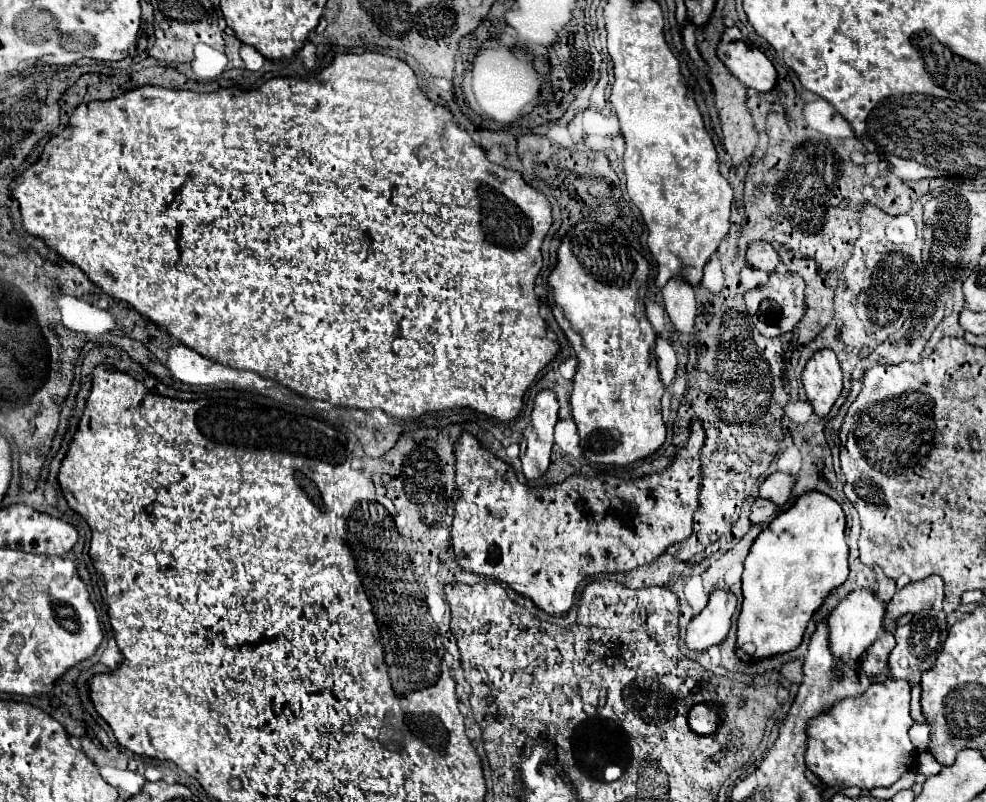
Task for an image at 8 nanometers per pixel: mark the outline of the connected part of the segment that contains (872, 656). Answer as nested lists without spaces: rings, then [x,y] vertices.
[[[883,631],[881,639],[877,639],[877,643],[873,643],[873,647],[869,647],[869,651],[865,653],[865,657],[861,661],[861,669],[865,671],[867,677],[877,677],[887,669],[889,653],[893,647],[895,647],[893,633]]]

